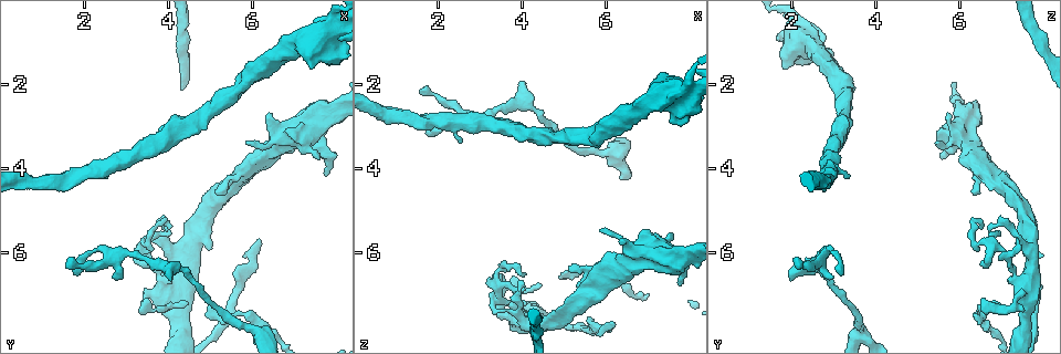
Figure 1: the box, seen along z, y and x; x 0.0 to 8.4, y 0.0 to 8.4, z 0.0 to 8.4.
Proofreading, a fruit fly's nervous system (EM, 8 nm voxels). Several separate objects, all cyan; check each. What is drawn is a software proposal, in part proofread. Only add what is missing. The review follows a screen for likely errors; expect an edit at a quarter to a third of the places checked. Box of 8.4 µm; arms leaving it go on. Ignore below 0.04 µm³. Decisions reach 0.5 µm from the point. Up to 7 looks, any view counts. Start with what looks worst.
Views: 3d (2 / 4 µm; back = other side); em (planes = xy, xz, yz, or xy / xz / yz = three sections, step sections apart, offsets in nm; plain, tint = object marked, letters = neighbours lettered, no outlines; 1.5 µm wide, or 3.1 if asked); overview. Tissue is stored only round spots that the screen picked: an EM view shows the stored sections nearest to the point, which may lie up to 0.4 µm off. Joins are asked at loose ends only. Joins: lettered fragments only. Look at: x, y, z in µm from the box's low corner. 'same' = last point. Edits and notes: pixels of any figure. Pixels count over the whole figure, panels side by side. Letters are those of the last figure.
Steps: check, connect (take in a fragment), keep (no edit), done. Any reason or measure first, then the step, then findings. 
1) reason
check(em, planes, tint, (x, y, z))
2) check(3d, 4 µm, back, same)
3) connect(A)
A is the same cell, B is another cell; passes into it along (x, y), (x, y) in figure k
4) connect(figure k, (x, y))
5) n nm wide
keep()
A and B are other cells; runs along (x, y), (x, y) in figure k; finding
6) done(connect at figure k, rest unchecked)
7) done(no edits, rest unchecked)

long arm stops here
check(em, planes, plain, (6.20, 5.65, 7.65))

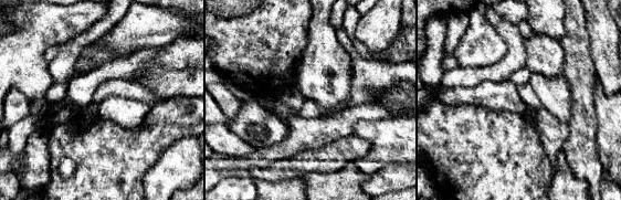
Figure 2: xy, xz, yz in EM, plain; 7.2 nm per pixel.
what lies round it
check(em, planes, letters, same)

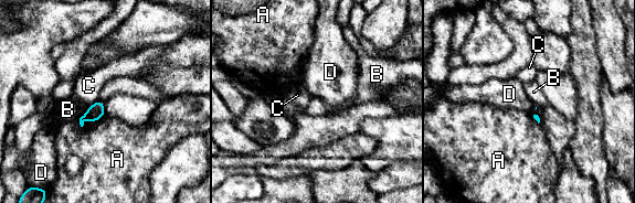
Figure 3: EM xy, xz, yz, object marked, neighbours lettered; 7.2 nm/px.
keep()
A, B, C and D are other cells; border along (90, 107), (85, 111) in figure 3; no lettered fragment goes on from it

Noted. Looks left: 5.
tapers out
check(3d, 2 µm, (1.60, 6.30, 2.10))

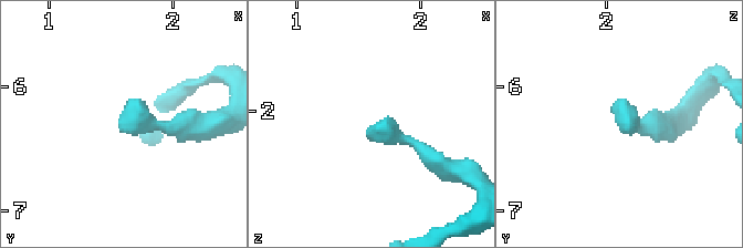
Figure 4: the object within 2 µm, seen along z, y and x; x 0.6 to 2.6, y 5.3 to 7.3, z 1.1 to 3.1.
check(em, yz, step 8, tint, (1.56, 6.32, 2.16))

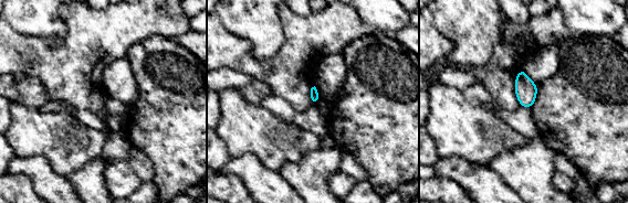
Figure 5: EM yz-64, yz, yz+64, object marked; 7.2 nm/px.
another direction
check(em, planes, letters, same)

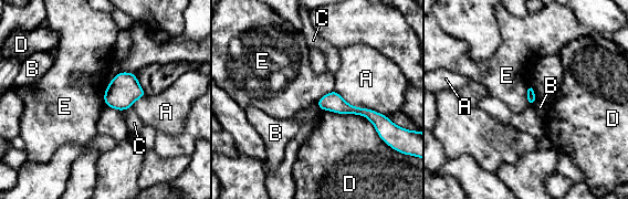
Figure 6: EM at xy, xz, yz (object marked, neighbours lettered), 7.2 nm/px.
keep()
A, B, C, D and E are other cells; border along (334, 90), (324, 94), (315, 103) in figure 6; no lettered fragment goes on from it

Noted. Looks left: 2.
check(em, planes, letters, (7.35, 1.65, 1.85))

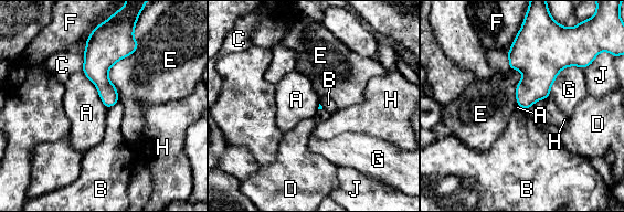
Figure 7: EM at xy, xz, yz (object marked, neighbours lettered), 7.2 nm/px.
keep()
A, B, C, D, E, F, G, H and J are other cells; border along (82, 70), (107, 108) in figure 7; none of them fits

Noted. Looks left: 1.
done(no edits, rest unchecked)

